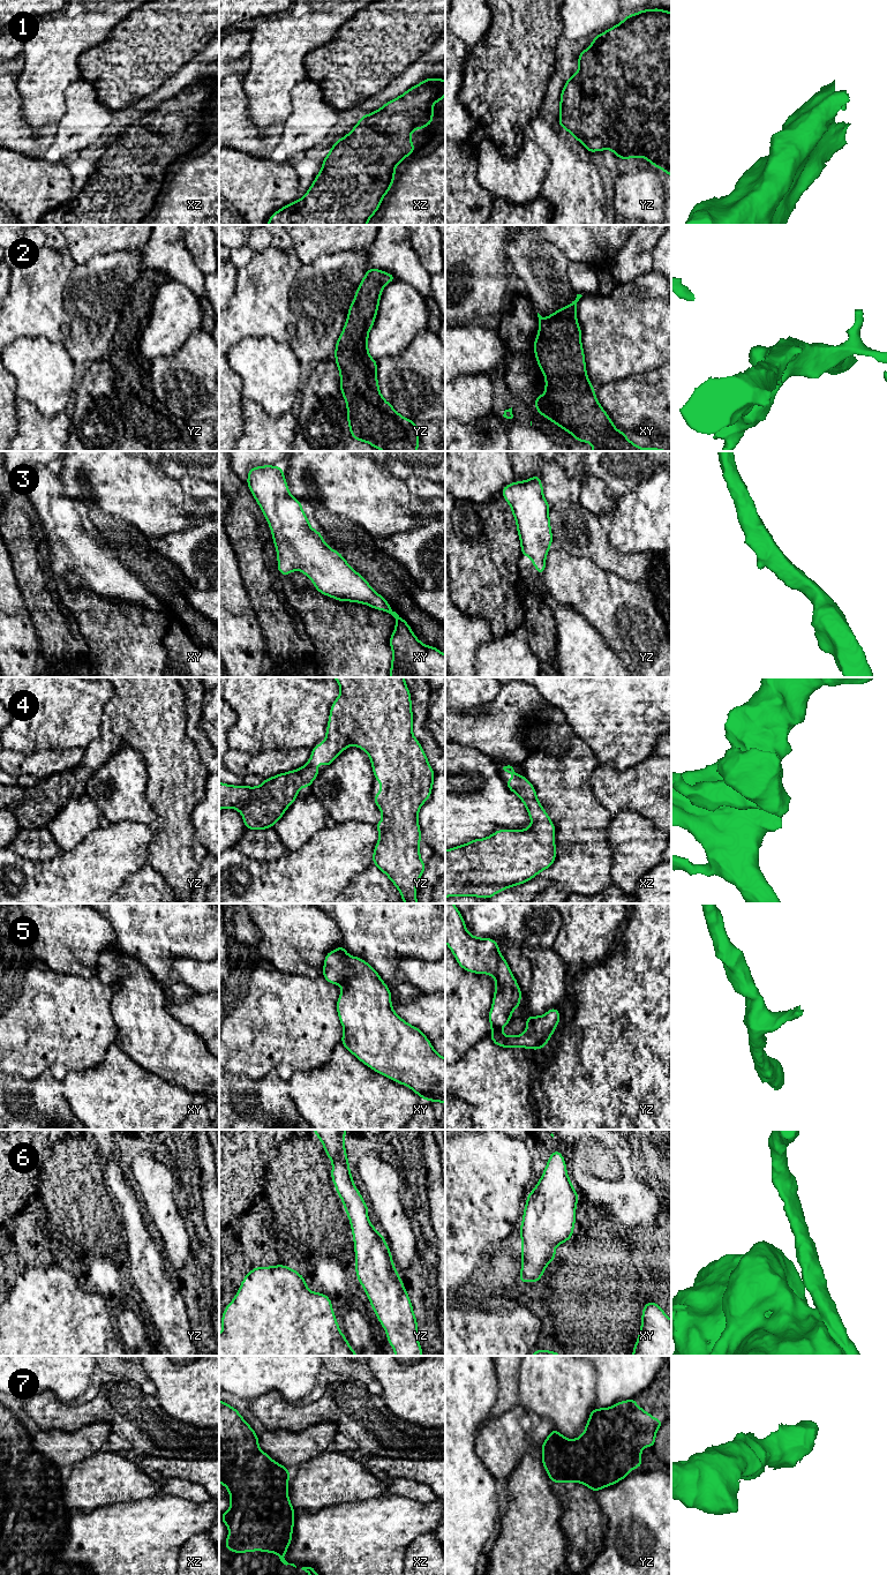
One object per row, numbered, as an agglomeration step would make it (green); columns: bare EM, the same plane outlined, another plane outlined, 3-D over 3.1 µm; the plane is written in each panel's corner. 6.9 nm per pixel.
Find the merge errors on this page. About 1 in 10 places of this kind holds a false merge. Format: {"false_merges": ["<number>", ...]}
{"false_merges": []}

